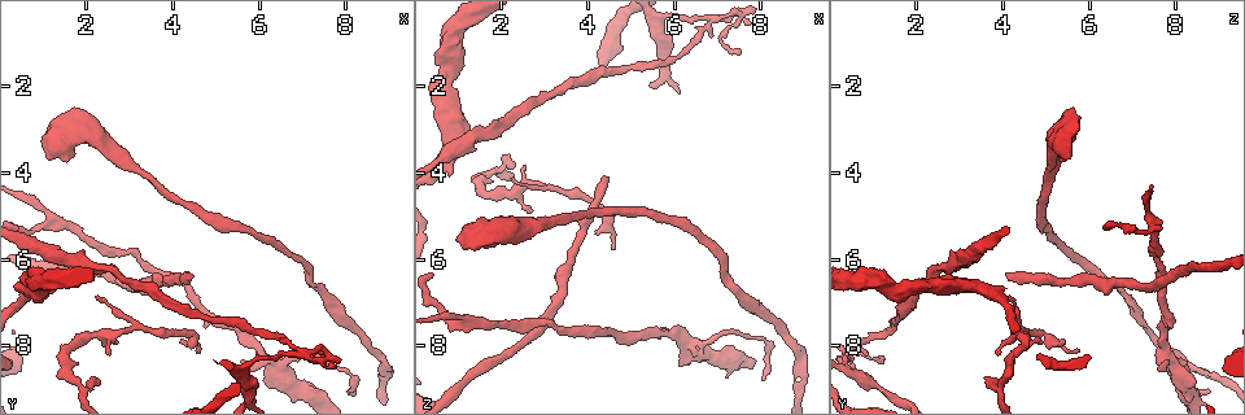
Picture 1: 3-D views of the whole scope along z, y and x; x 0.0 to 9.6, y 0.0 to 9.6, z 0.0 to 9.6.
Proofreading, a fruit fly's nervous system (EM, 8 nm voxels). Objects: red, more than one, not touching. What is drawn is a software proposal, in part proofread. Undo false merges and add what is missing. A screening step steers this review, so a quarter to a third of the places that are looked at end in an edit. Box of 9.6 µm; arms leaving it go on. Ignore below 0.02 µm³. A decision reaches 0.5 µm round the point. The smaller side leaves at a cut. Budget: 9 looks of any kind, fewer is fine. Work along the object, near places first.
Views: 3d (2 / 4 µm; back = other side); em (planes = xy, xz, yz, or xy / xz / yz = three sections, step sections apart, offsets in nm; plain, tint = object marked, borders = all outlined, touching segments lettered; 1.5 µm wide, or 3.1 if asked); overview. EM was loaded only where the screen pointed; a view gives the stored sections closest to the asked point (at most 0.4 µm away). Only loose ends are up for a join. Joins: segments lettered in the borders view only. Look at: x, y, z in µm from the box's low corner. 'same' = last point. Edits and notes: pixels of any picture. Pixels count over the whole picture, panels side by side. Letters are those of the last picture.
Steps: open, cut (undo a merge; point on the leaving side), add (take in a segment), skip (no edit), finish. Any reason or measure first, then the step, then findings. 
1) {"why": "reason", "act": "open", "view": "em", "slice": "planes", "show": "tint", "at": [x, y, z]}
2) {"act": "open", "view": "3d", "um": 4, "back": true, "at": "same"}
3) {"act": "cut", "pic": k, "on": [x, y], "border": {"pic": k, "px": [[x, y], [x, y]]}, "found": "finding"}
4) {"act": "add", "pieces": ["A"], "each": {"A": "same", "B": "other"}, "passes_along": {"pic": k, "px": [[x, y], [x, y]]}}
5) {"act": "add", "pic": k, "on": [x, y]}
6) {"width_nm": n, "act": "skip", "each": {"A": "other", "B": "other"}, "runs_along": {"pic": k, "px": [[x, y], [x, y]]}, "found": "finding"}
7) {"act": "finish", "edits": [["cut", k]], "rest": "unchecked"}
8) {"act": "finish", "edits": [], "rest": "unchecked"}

{"why": "narrows sharply", "act": "open", "view": "em", "slice": "yz", "step": 4, "show": "tint", "at": [7.30, 6.60, 6.60]}

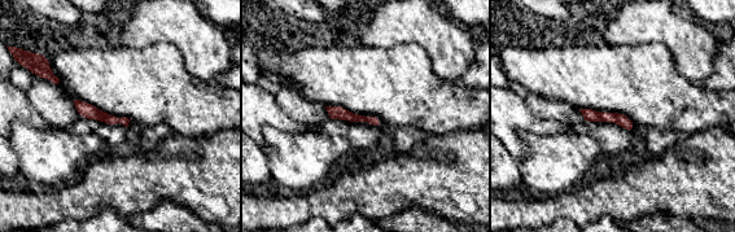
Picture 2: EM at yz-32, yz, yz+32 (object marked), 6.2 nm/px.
{"why": "another direction", "act": "open", "view": "em", "slice": "planes", "show": "borders", "at": "same"}

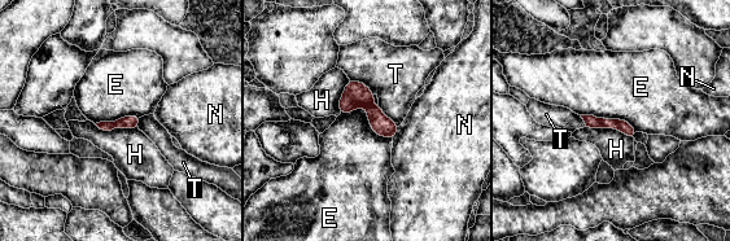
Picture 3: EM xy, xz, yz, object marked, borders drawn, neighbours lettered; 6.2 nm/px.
{"act": "skip", "each": {"E": "other", "H": "other", "N": "other", "T": "other"}, "runs_along": {"pic": 3, "px": [[350, 83], [392, 134]]}, "found": "continuous, no second neuron"}

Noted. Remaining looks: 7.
{"why": "free end", "act": "open", "view": "em", "slice": "xy", "step": 8, "show": "tint", "at": [5.55, 8.45, 7.85]}

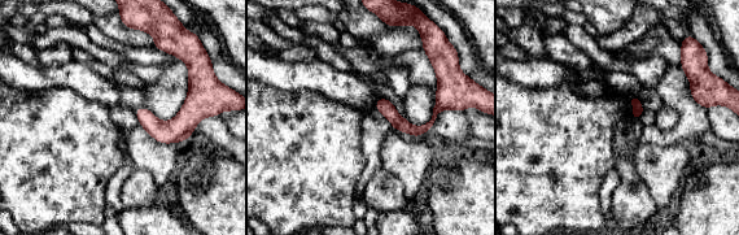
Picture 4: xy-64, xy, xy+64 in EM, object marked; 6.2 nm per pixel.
{"act": "open", "view": "em", "slice": "xz", "step": 4, "show": "borders", "at": "same"}

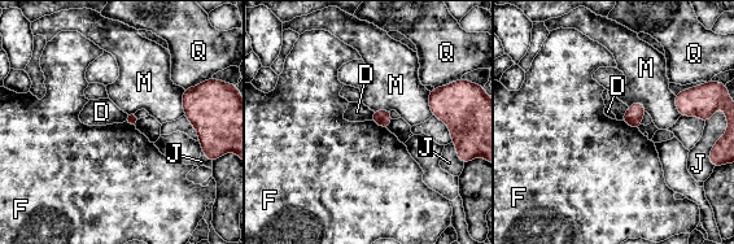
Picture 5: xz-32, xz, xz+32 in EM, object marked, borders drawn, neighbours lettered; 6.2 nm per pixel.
{"longest_contact_nm": ["M", 170], "act": "skip", "each": {"D": "other", "F": "other", "J": "other", "M": "other", "Q": "other"}, "found": "no lettered segment goes on from it"}

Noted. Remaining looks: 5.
{"why": "abrupt turn", "act": "open", "view": "em", "slice": "planes", "show": "tint", "at": [6.85, 8.00, 0.65]}

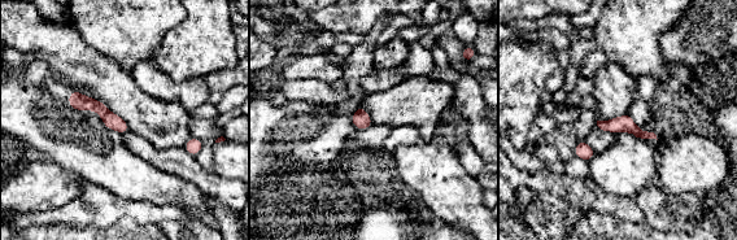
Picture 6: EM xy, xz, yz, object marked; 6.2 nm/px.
{"act": "open", "view": "em", "slice": "planes", "show": "borders", "at": "same"}

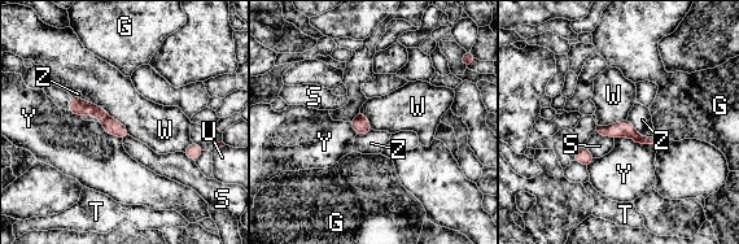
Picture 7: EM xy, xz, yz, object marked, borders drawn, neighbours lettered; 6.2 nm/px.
{"longest_contact_nm": ["W", 400], "act": "cut", "pic": 7, "on": [78, 107], "each": {"G": "other", "S": "other", "T": "other", "U": "other", "W": "other", "Y": "other", "Z": "other"}, "border": {"pic": 7, "px": [[108, 116], [101, 122]]}, "found": "a second neuron is stuck on"}

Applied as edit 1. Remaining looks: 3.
{"act": "open", "view": "overview"}

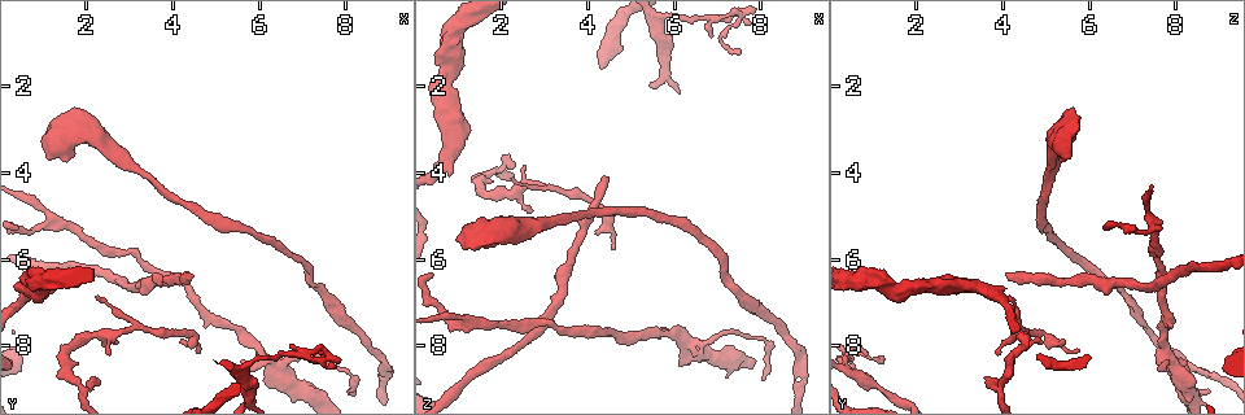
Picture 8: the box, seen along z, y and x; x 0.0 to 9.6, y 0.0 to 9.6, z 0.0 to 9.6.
{"why": "free end", "act": "open", "view": "3d", "um": 4, "at": [4.50, 6.40, 4.15]}

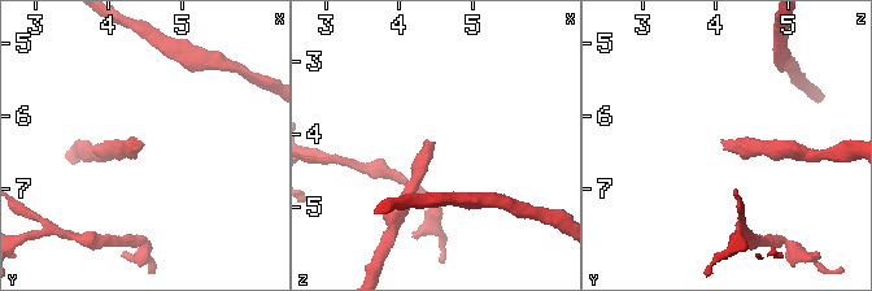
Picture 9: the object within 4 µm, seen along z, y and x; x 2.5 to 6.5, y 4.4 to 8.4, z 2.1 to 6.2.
{"why": "need the tissue", "act": "open", "view": "em", "slice": "planes", "show": "borders", "at": [4.50, 6.40, 4.10]}

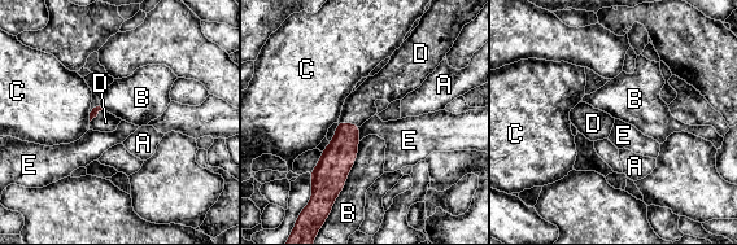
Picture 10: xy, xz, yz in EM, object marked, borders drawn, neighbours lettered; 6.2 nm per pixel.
{"act": "add", "pieces": ["D"], "each": {"A": "other", "B": "other", "C": "other", "D": "same", "E": "other"}, "passes_along": {"pic": 10, "px": [[336, 161], [349, 123], [360, 105]]}, "found": "it goes on there"}

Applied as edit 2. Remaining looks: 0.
{"act": "finish", "edits": [["cut", 7], ["add", 10]], "rest": "unchecked"}

